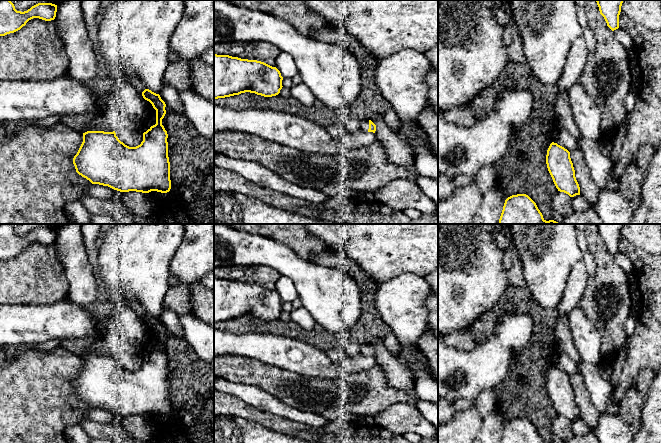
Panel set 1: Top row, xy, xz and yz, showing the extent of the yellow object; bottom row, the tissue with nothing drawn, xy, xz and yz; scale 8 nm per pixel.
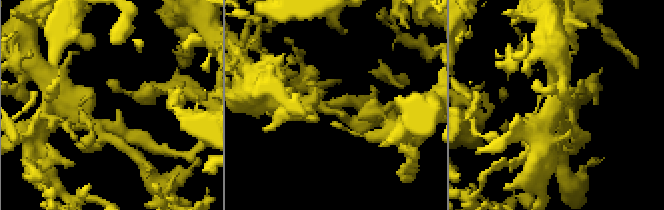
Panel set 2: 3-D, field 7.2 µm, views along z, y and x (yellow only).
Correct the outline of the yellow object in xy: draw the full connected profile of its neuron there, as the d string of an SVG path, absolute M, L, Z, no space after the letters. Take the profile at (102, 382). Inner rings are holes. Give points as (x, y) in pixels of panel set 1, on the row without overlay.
M137 301L128 304L156 334L156 348L143 357L143 365L136 371L129 371L121 366L115 355L87 355L83 357L83 366L73 382L73 388L76 396L92 408L108 410L120 416L167 417L171 413L168 358L162 349L166 328L159 318L149 314Z

